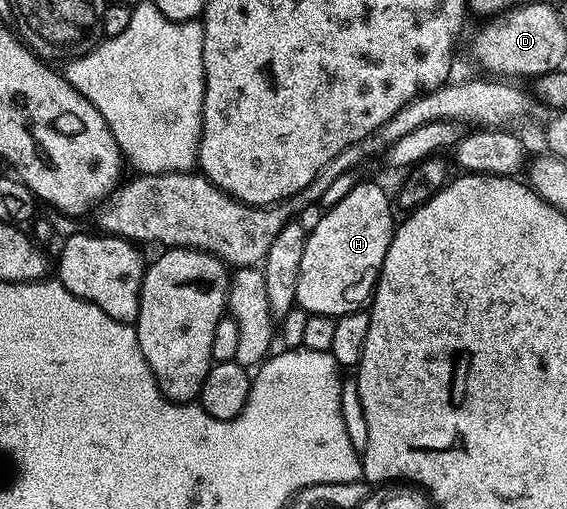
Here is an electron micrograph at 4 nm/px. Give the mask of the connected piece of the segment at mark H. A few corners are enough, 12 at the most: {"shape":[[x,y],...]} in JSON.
{"shape":[[357,184],[308,229],[296,307],[370,303],[391,246],[391,196]]}

